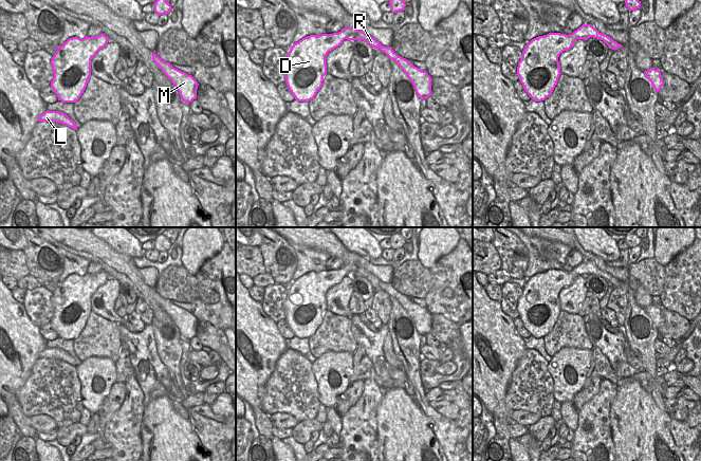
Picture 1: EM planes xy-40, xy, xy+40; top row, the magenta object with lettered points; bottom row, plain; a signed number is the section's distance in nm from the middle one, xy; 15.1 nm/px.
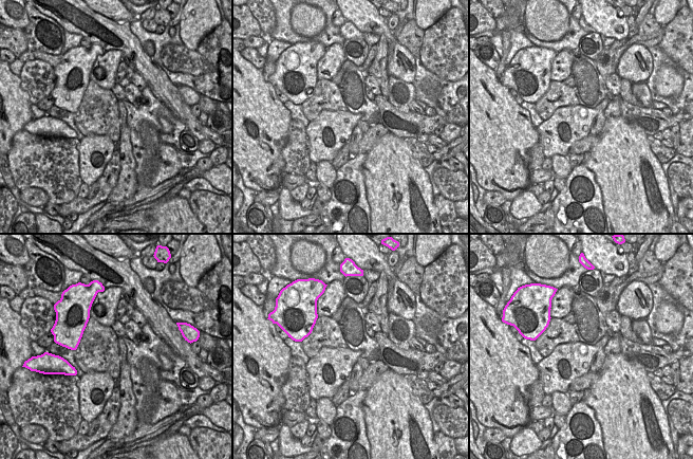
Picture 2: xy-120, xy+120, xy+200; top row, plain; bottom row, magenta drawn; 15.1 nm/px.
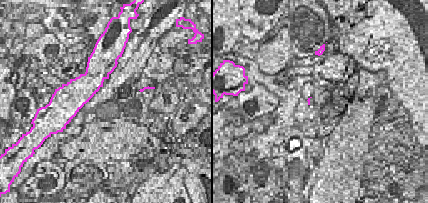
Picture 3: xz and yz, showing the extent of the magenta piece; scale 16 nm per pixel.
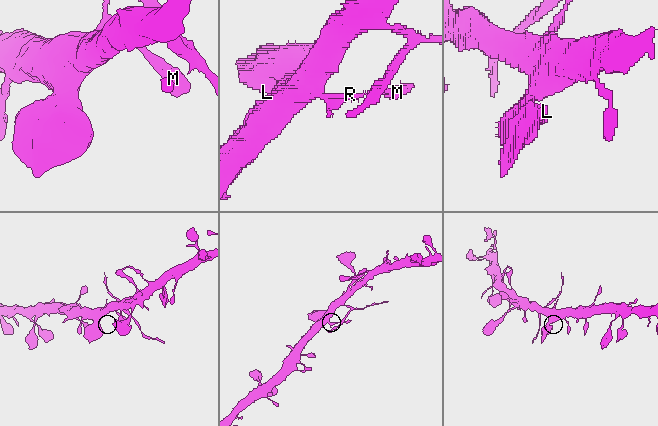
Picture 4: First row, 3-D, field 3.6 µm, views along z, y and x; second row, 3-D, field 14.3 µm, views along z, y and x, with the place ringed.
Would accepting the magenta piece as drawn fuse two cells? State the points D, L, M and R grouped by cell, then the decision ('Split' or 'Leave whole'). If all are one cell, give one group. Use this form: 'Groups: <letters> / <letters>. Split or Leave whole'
Groups: D L M R. Leave whole

